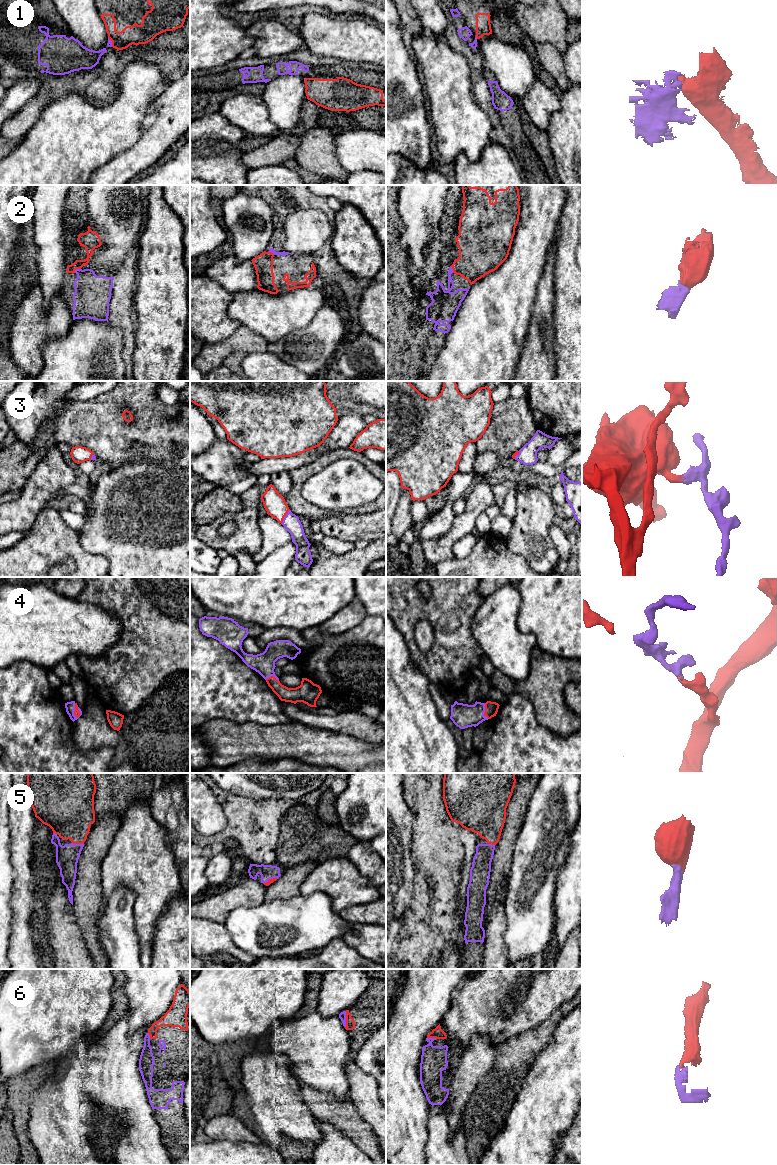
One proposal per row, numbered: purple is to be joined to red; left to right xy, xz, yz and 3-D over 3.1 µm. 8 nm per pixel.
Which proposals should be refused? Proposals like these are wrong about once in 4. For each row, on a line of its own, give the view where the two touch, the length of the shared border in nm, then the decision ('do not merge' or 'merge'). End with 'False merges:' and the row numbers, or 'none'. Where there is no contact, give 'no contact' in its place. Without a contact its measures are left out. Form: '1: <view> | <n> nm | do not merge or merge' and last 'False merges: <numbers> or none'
1: xy | 90 nm | do not merge
2: xy | 70 nm | merge
3: xz | 140 nm | merge
4: yz | 130 nm | merge
5: xy | 100 nm | merge
6: xz | 140 nm | merge
False merges: 1

